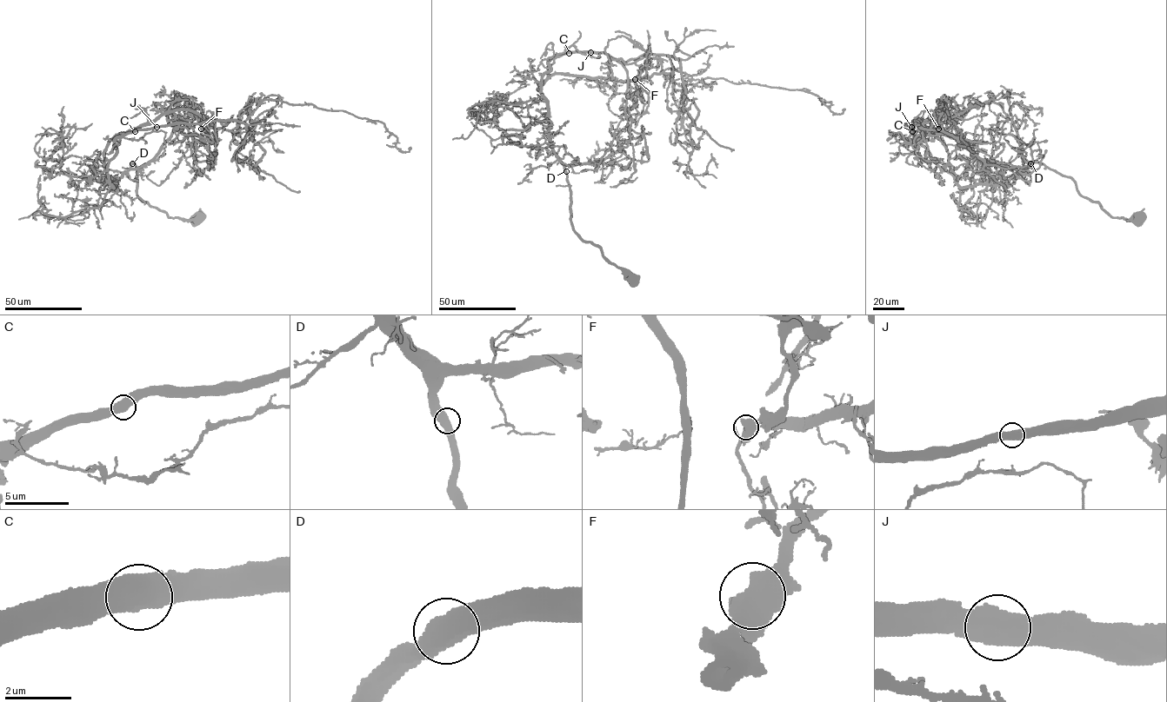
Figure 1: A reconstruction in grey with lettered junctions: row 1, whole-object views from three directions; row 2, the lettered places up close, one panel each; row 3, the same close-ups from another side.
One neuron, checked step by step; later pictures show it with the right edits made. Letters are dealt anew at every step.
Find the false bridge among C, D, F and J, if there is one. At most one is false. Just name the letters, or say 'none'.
none

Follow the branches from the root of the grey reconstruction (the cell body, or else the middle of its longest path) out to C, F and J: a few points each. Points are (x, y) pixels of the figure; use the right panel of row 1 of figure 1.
C: (1138, 216), (1112, 217), (1084, 197), (1071, 178), (1039, 162), (997, 184), (961, 187), (912, 131)
F: (1138, 216), (1112, 217), (1039, 162), (997, 184), (961, 187), (933, 132), (940, 109), (938, 129)
J: (1138, 216), (1112, 217), (1084, 197), (1071, 178), (1039, 162), (997, 184), (961, 187), (911, 127)

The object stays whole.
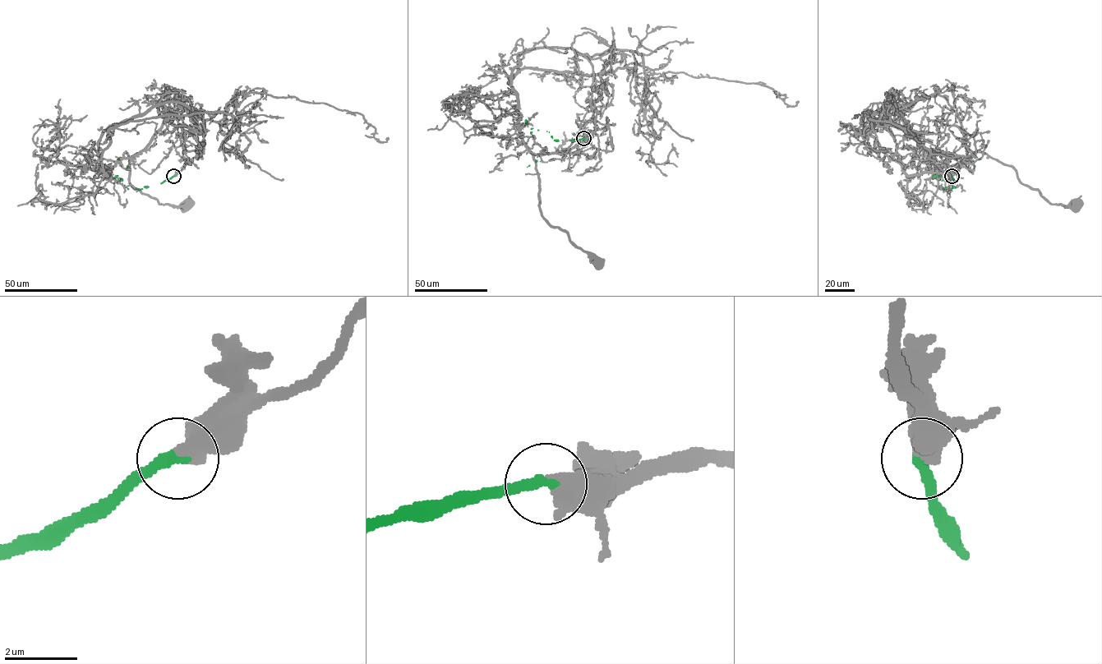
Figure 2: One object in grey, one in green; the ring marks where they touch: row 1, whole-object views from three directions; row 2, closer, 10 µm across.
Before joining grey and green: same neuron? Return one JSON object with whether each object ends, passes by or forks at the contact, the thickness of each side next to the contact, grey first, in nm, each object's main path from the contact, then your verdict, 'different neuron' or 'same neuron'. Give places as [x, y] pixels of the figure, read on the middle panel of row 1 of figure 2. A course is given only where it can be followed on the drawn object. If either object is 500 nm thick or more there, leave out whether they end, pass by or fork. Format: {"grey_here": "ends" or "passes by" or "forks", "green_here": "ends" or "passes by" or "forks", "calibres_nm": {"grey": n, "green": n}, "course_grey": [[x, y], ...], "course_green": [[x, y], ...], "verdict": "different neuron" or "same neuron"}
{"calibres_nm": {"grey": 600, "green": 320}, "course_grey": [[584, 138], [595, 130], [589, 61], [571, 48], [522, 53], [512, 89], [541, 214], [597, 262]], "course_green": [[584, 138], [555, 140], [546, 131], [531, 131], [527, 167]], "verdict": "same neuron"}

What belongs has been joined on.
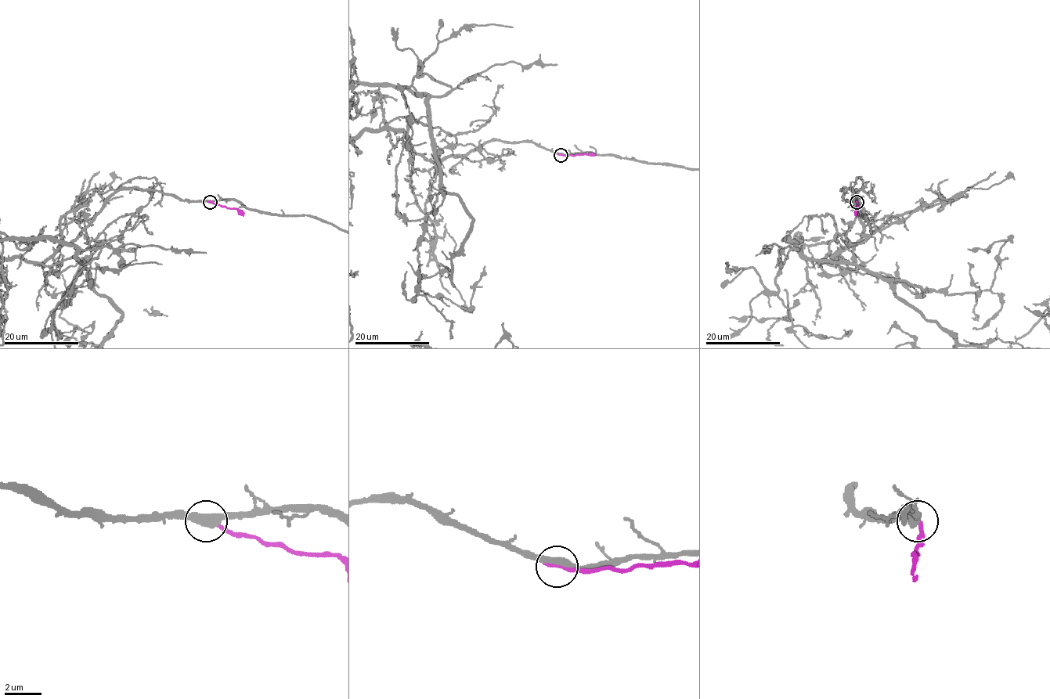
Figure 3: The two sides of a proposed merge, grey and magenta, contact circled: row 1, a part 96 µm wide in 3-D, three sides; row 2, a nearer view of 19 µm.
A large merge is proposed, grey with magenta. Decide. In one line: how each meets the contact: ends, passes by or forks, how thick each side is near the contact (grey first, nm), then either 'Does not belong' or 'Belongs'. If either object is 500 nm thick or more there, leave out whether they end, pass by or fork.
At the ring grey passes by. At the ring magenta ends. Thickness 440 nm (grey) against 260 nm. Does not belong

